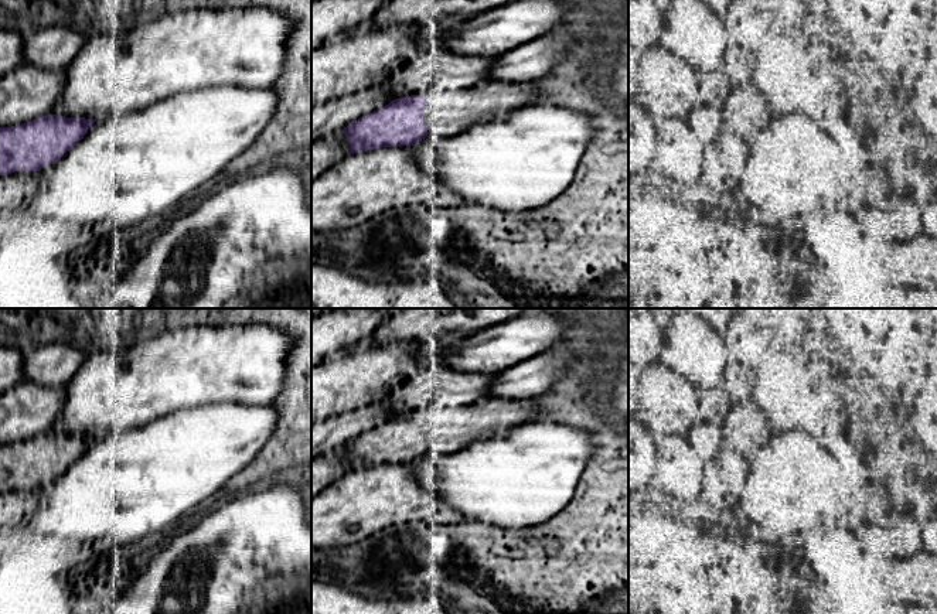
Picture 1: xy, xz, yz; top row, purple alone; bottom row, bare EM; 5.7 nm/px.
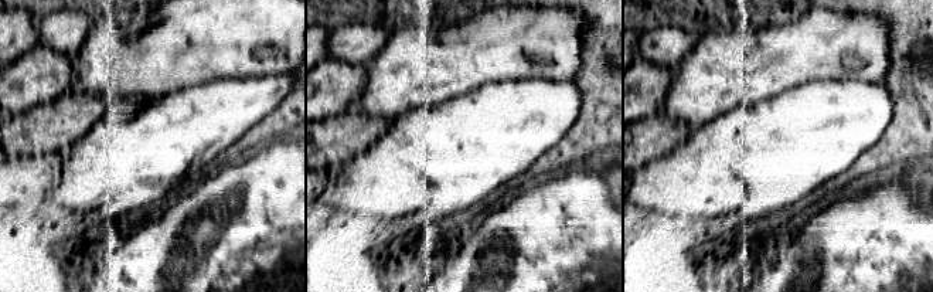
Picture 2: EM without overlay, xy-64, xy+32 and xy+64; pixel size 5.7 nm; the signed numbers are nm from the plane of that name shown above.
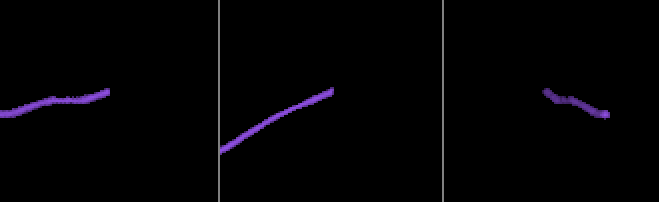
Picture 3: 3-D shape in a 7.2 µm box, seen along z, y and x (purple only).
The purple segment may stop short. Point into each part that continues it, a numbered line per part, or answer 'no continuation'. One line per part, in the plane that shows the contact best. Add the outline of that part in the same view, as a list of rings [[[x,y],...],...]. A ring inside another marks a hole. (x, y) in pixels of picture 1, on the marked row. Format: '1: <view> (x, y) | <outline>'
1: xz (455, 112) | [[[478,82],[468,89],[443,93],[430,100],[430,124],[429,134],[437,137],[453,137],[481,122],[502,120],[510,112],[539,103],[541,92],[531,83],[502,83],[502,82]]]

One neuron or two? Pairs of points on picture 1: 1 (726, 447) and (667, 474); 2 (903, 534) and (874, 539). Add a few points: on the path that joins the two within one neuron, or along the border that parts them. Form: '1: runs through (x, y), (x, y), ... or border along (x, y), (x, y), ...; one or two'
1: runs through (712, 447), (694, 447), (681, 460); one
2: border along (890, 529), (893, 549), (899, 558); two

